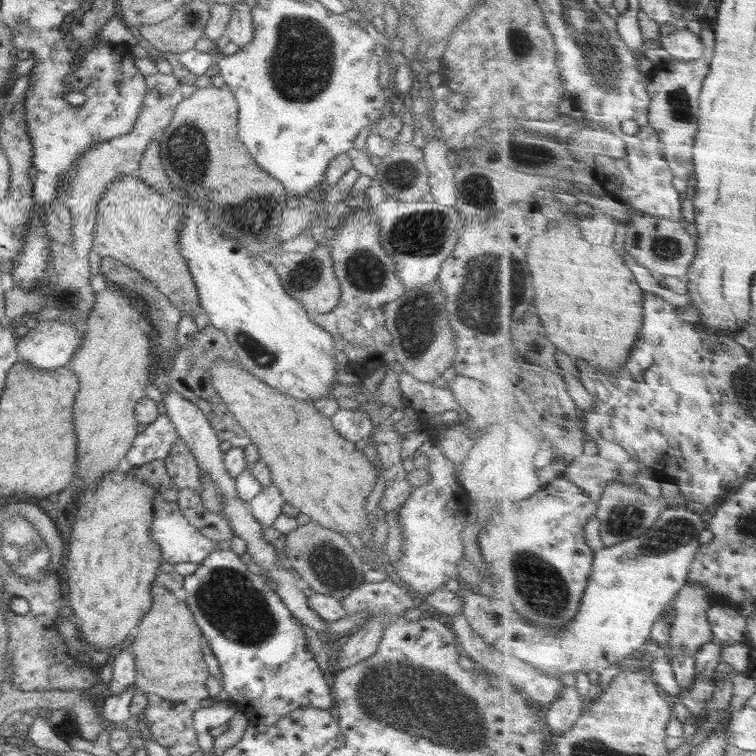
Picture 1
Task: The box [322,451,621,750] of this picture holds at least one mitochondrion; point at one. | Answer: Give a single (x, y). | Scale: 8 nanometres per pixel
(546, 594)

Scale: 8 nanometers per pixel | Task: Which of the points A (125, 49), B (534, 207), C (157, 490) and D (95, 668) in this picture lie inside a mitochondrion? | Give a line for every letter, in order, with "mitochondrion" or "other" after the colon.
A: other
B: other
C: other
D: other

